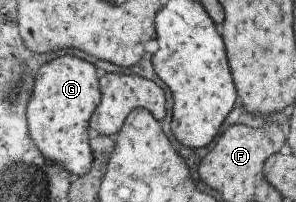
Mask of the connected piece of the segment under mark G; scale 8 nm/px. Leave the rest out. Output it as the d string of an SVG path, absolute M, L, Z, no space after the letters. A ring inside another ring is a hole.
M62 55L41 65L25 105L25 121L31 143L47 161L61 165L67 173L77 177L85 175L92 166L87 138L88 121L99 100L93 64L71 55Z

